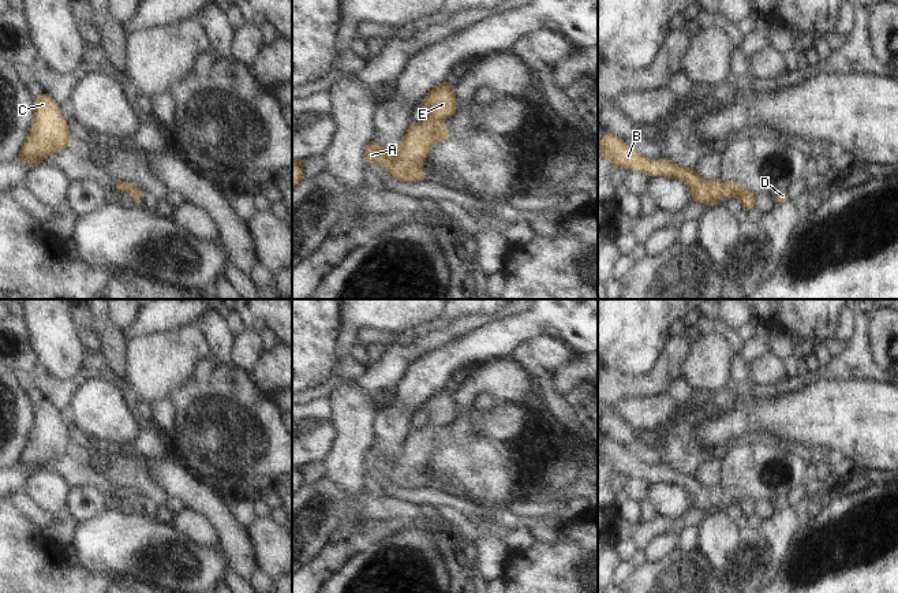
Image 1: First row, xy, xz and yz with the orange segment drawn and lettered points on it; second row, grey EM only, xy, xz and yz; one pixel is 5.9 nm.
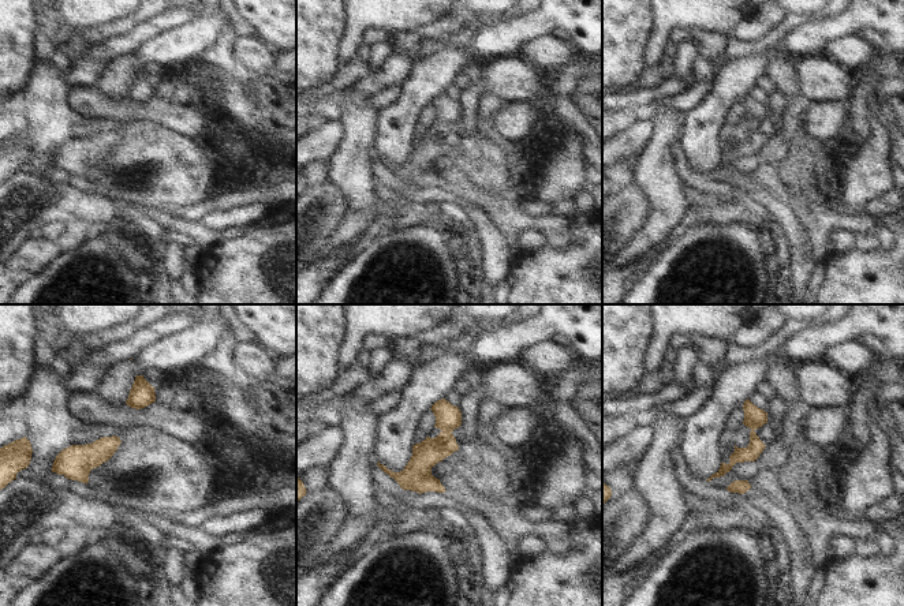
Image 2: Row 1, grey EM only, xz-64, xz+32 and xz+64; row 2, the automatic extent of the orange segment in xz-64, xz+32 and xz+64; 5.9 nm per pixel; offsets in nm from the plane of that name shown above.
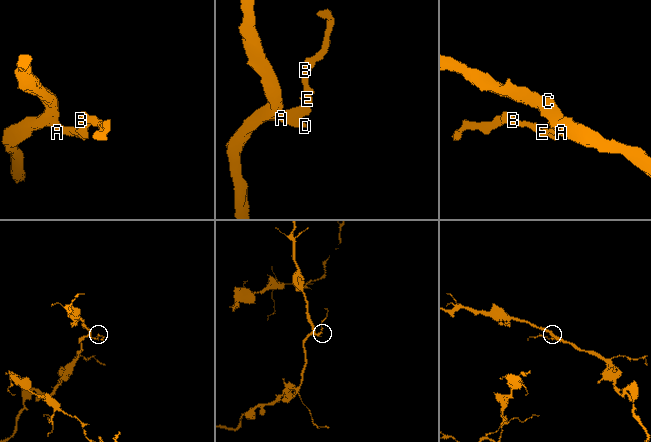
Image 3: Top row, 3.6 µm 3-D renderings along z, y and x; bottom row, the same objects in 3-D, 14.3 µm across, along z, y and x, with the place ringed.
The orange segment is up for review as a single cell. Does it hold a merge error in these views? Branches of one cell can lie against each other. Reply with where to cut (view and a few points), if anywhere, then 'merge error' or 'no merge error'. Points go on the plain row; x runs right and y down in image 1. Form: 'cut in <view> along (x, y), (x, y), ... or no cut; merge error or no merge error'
no cut; no merge error

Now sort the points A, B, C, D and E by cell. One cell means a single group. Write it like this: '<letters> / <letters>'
A B C D E

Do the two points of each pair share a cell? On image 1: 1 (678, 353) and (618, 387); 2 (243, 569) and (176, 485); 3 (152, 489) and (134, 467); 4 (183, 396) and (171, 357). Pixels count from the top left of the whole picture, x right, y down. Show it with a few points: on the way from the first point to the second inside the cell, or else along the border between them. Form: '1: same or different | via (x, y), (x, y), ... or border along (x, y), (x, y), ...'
1: same | via (666, 368), (648, 385), (633, 387)
2: same | via (235, 545), (225, 525), (199, 499)
3: same | via (146, 484), (135, 473)
4: different | border along (199, 360), (194, 372), (167, 396)

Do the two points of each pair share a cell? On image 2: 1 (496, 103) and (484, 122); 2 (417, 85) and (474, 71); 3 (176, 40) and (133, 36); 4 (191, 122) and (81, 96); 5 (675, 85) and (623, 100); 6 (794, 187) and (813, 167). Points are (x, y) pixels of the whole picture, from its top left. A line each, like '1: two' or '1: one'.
1: one
2: two
3: two
4: one
5: one
6: one

